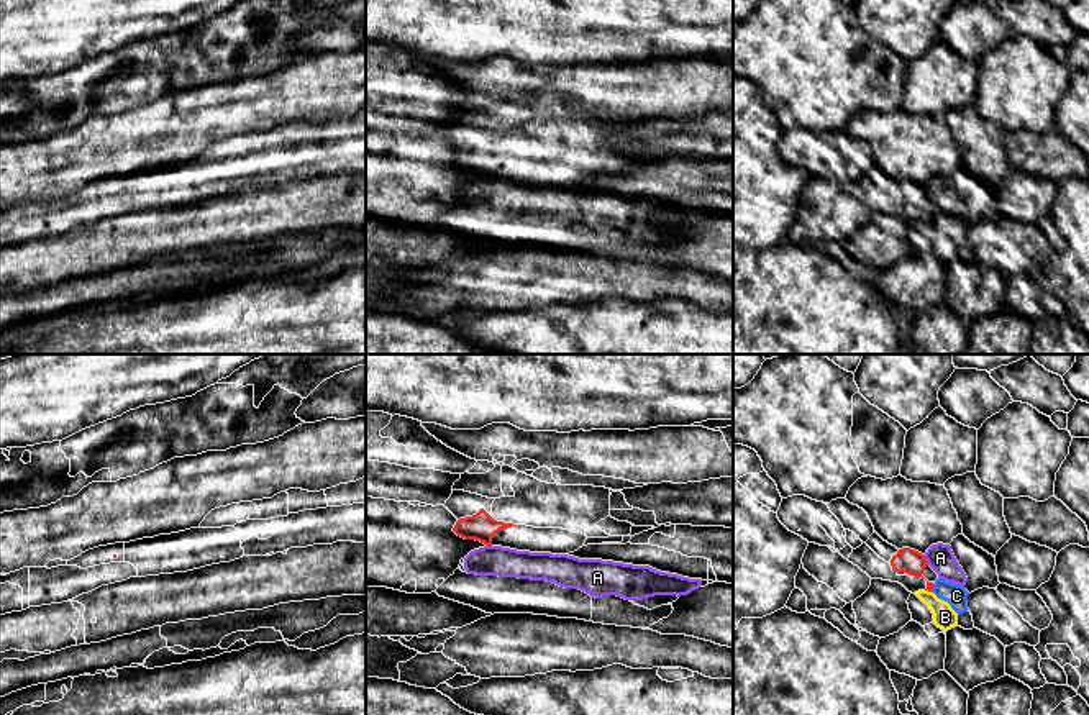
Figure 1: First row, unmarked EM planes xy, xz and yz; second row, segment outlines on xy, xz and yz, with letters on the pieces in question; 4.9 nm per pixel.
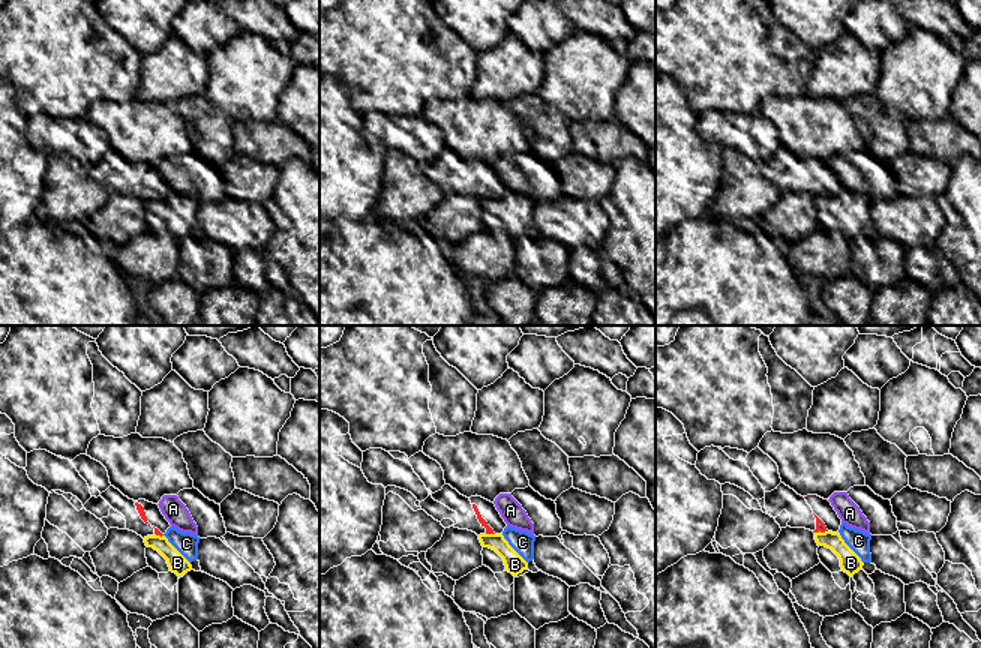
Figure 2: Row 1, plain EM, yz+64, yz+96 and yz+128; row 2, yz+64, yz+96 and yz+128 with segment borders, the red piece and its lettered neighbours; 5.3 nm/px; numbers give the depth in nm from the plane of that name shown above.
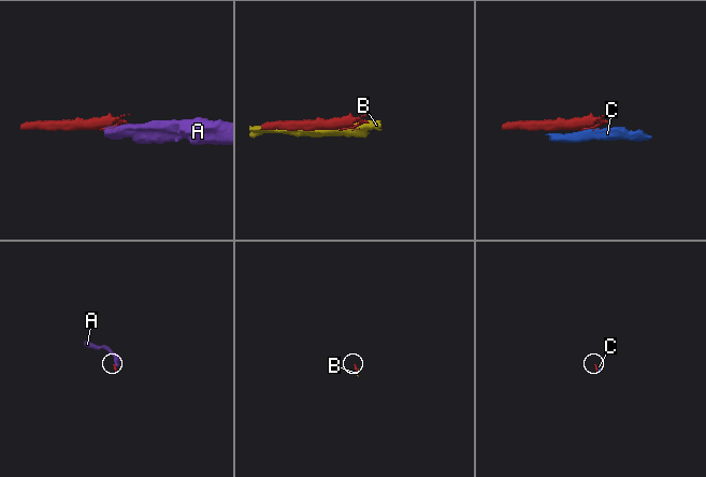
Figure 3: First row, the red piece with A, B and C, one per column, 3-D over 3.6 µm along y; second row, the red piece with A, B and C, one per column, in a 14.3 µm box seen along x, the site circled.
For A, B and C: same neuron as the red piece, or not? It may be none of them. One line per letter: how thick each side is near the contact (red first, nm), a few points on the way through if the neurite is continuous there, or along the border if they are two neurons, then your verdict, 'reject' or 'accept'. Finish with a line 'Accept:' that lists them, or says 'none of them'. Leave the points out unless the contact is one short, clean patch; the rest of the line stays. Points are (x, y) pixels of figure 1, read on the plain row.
A: 120 nm thick on the red side, 140 nm on the other; border along yz (924, 187), (929, 197); reject
B: 120 nm thick on the red side, 110 nm on the other; reject
C: 120 nm thick on the red side, 110 nm on the other; border along yz (935, 217), (932, 223); reject
Accept: none of them

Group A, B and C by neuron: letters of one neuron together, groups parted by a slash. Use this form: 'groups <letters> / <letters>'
groups A / B C

